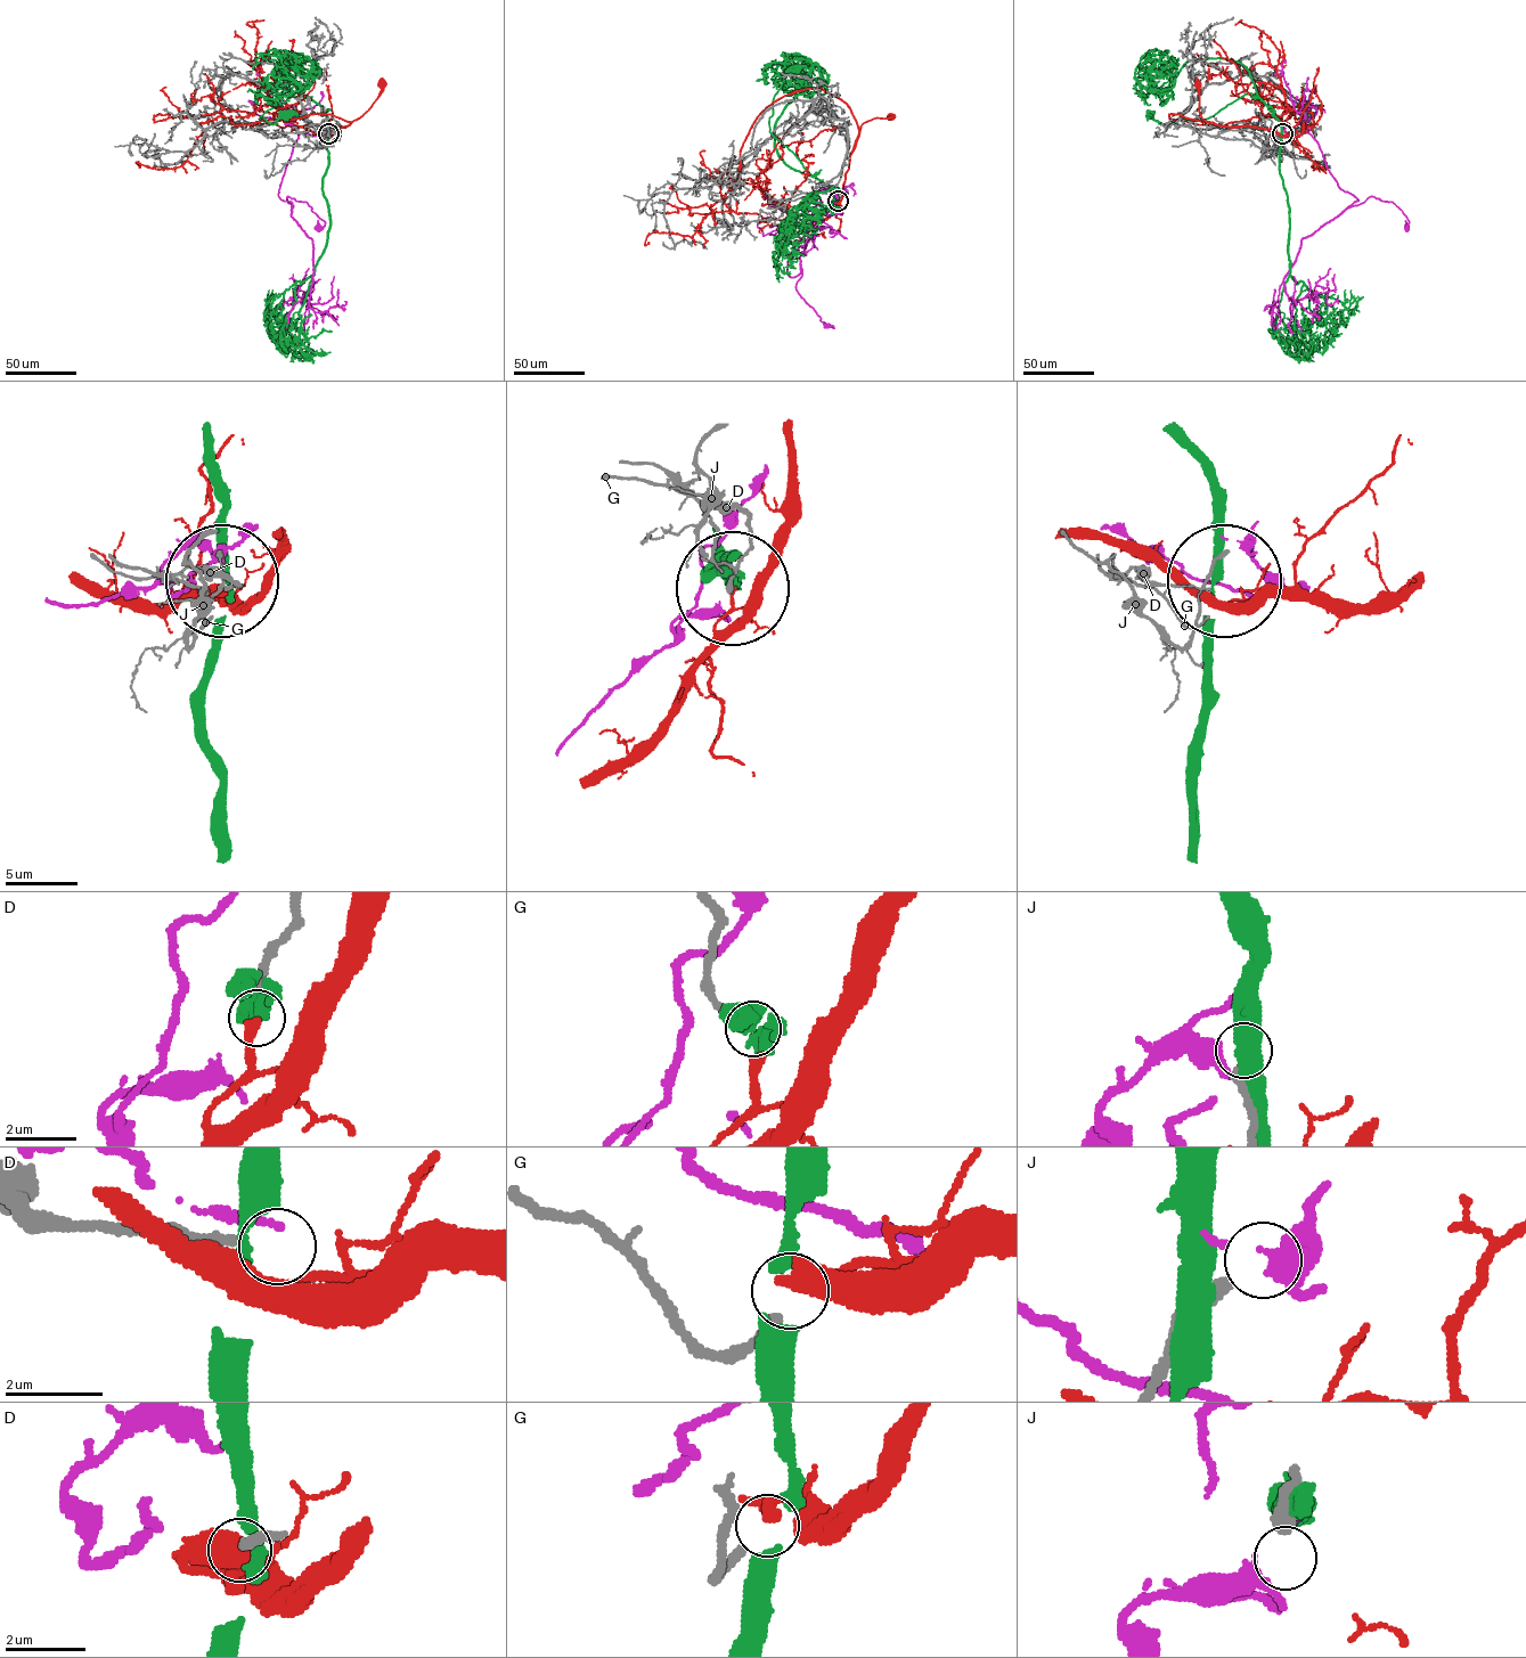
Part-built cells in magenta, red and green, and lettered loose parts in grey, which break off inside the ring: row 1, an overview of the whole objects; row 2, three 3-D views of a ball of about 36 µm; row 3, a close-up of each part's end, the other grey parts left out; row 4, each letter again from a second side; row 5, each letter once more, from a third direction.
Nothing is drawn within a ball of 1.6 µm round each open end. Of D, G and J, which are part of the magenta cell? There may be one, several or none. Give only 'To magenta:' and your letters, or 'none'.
To magenta: none

